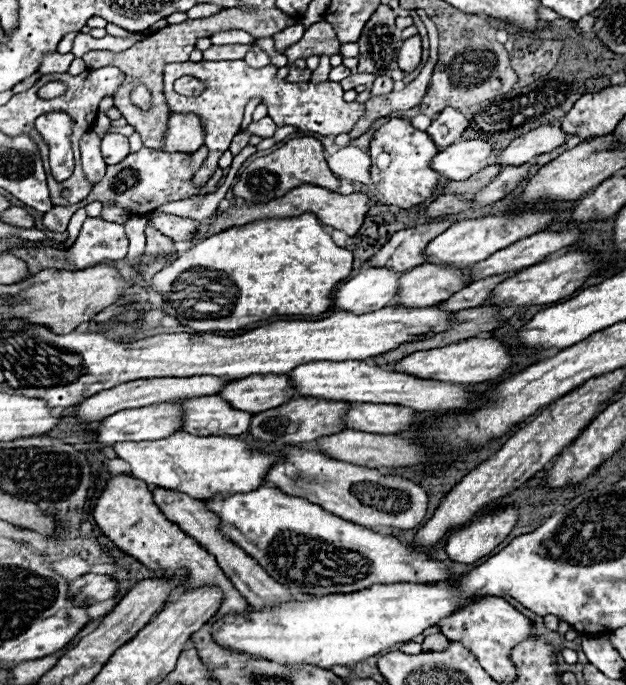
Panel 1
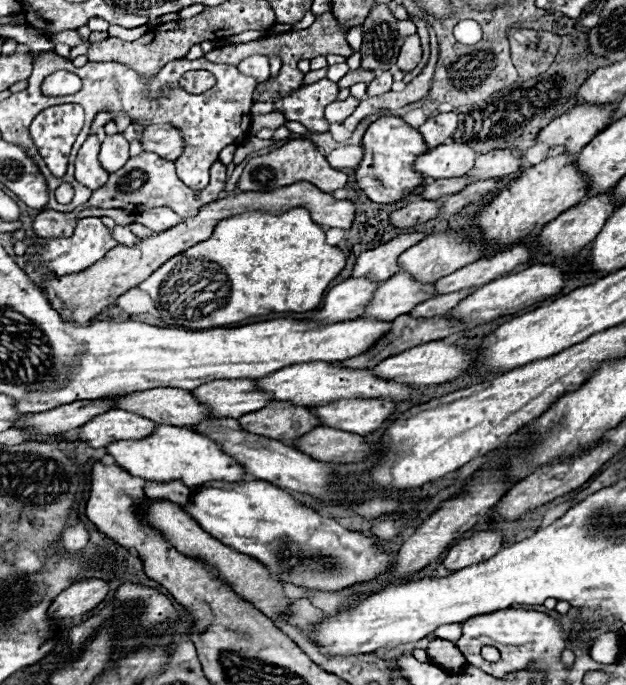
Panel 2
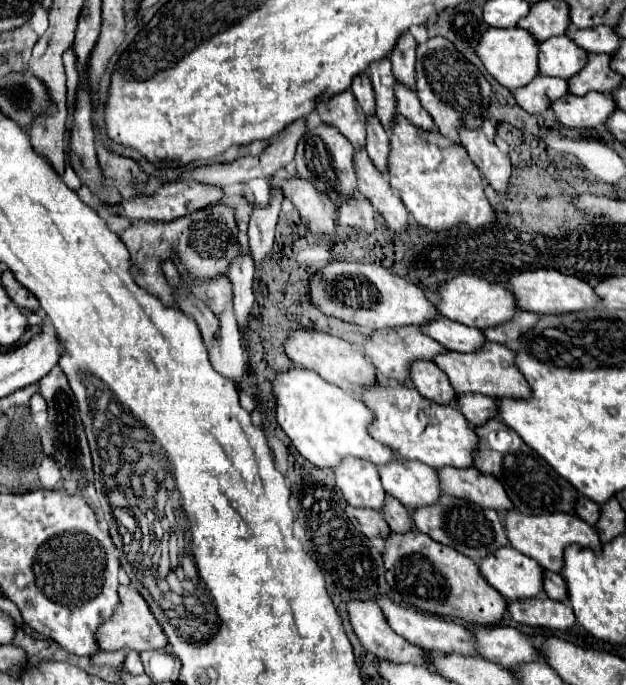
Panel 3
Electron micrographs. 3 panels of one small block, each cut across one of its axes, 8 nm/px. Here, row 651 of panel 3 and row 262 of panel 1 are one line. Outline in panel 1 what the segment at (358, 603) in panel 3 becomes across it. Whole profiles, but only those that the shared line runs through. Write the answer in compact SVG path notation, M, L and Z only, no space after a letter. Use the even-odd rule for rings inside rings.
M430 222L424 226L416 226L416 228L406 228L396 232L368 262L368 268L388 268L392 272L404 272L404 268L412 268L416 264L424 262L424 244L428 244L428 240L436 238L440 232L444 232L444 228L448 228L452 222Z

